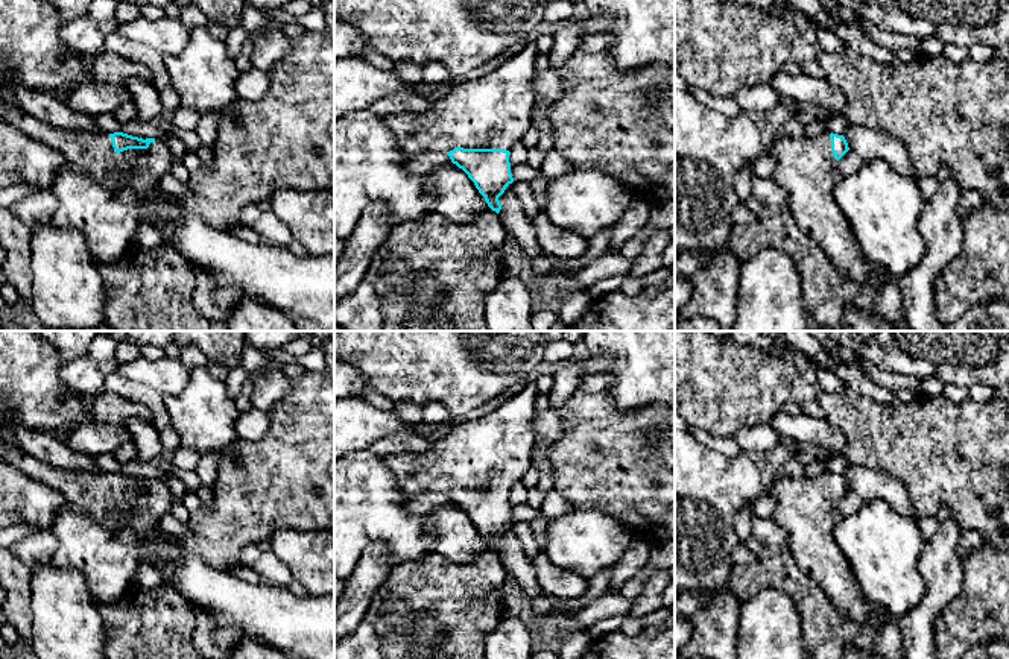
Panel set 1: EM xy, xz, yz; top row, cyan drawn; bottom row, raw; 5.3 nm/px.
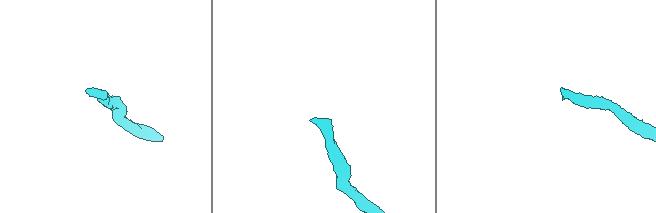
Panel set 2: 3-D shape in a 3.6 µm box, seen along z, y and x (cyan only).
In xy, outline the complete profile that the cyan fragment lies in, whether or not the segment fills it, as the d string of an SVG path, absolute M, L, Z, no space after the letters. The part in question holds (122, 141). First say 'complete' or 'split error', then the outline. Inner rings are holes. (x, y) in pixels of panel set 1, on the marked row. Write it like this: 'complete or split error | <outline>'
split error | M0 103L0 117L58 150L65 158L65 166L56 173L52 187L58 199L58 208L52 219L53 226L81 231L96 266L119 260L129 248L132 235L141 222L137 207L122 200L117 191L126 187L140 197L158 193L160 178L169 173L173 166L170 144L123 132L82 134L64 131L35 118L21 106L9 103Z

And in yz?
split error | M833 132L773 140L769 149L775 161L772 178L787 193L786 210L792 214L798 228L814 240L848 278L877 292L890 276L880 264L865 257L833 196L834 185L839 181L839 159L848 150L845 137Z

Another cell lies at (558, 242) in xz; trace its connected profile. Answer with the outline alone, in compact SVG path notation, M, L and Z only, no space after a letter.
M539 211L532 219L532 223L536 229L538 244L552 257L579 258L590 246L590 240L587 237L555 225L546 211Z

